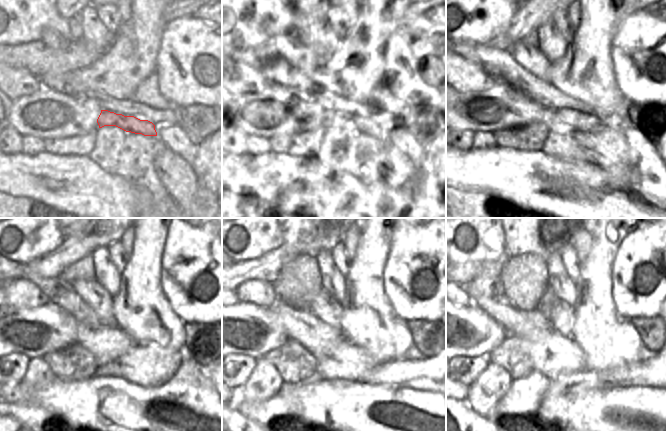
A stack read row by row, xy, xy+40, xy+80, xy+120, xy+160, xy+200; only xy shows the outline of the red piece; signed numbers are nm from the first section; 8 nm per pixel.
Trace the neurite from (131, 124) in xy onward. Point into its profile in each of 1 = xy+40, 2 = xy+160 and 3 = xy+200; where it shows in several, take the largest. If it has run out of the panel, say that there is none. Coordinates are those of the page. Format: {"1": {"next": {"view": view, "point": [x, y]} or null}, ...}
{"1": {"next": {"view": "xy+40", "point": [342, 121]}}, "2": {"next": {"view": "xy+160", "point": [302, 326]}}, "3": {"next": {"view": "xy+200", "point": [541, 326]}}}

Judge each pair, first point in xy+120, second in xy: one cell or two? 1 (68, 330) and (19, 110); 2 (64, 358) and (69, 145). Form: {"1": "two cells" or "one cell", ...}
{"1": "one cell", "2": "one cell"}

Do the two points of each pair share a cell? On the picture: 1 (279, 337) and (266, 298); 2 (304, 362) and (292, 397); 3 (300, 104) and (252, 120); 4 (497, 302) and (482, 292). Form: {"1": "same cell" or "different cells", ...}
{"1": "different cells", "2": "different cells", "3": "same cell", "4": "same cell"}

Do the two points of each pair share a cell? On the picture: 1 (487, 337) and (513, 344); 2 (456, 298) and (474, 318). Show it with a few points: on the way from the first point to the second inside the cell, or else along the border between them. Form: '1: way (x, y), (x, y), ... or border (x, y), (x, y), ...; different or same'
1: border (507, 336), (488, 353); different
2: border (472, 303), (456, 306); different

